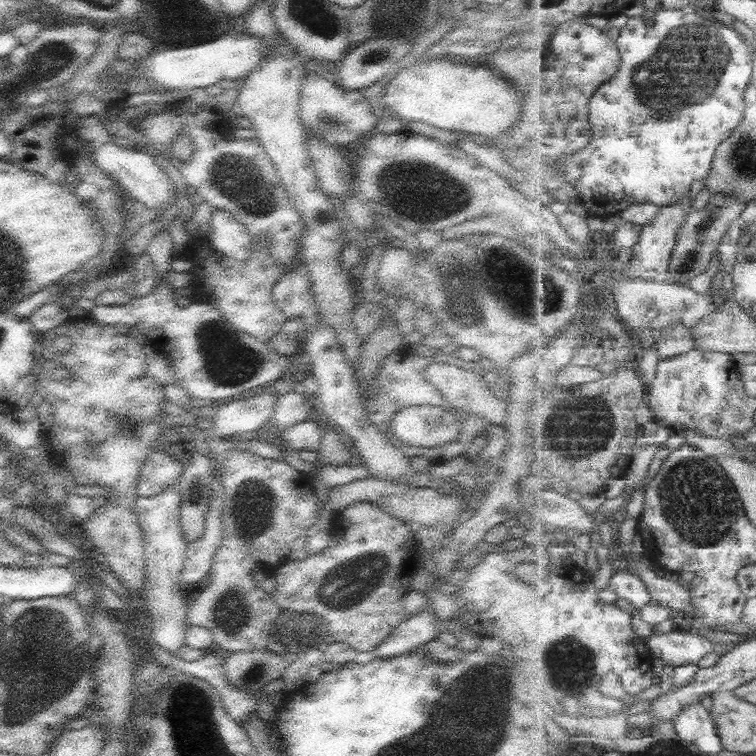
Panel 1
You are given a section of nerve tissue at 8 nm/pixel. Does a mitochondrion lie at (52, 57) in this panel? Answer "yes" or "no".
yes

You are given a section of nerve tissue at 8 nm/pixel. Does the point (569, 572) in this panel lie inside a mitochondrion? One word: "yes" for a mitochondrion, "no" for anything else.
no

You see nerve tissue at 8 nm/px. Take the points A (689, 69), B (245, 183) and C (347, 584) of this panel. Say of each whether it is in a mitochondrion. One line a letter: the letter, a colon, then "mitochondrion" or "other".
A: mitochondrion
B: mitochondrion
C: mitochondrion

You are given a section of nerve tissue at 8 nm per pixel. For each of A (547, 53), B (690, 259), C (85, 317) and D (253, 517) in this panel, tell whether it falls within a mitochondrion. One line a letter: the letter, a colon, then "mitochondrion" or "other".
A: other
B: mitochondrion
C: other
D: mitochondrion

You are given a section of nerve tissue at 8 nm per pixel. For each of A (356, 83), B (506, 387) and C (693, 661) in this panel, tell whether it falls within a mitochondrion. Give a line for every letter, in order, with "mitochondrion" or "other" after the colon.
A: other
B: other
C: other

